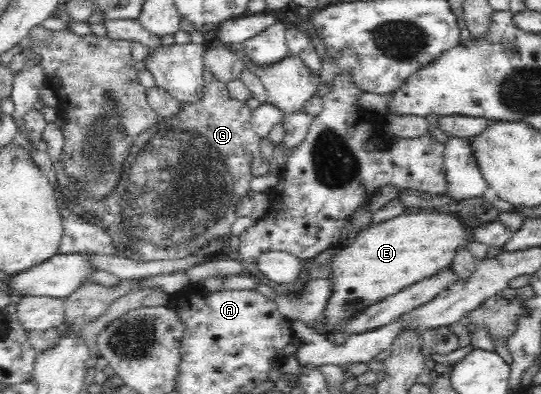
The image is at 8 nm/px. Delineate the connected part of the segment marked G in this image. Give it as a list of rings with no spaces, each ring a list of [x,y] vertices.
[[[205,70],[204,78],[204,92],[202,98],[194,104],[182,104],[180,112],[173,116],[170,120],[161,120],[143,133],[140,133],[135,139],[134,144],[130,147],[128,158],[126,161],[126,168],[119,178],[114,192],[107,196],[105,200],[95,202],[89,196],[85,196],[85,192],[78,195],[78,203],[94,218],[99,218],[106,227],[106,232],[111,236],[113,243],[120,247],[118,255],[129,259],[136,259],[137,261],[153,261],[153,260],[168,260],[181,259],[189,255],[194,255],[199,260],[204,261],[205,255],[216,252],[217,250],[226,250],[229,245],[229,236],[231,235],[231,226],[237,219],[236,207],[243,197],[247,196],[250,191],[249,183],[253,179],[251,173],[251,164],[254,159],[261,157],[259,152],[259,143],[261,138],[255,134],[255,130],[251,127],[250,121],[252,110],[245,104],[245,102],[236,100],[230,96],[225,83],[218,81],[210,71]]]

